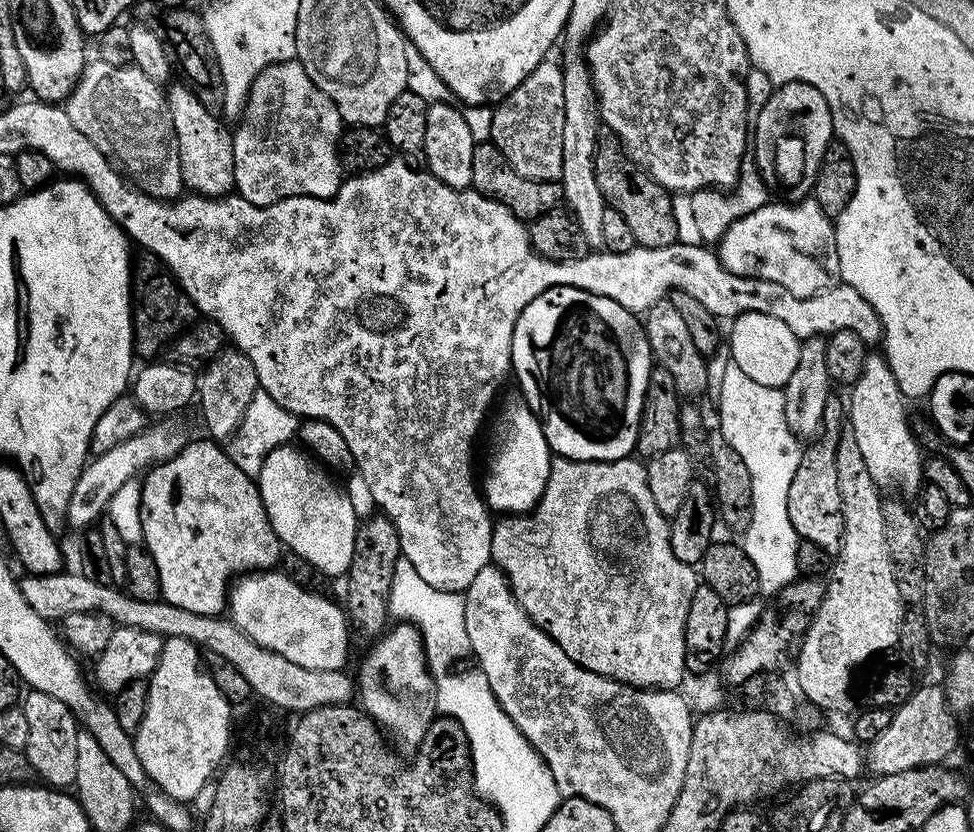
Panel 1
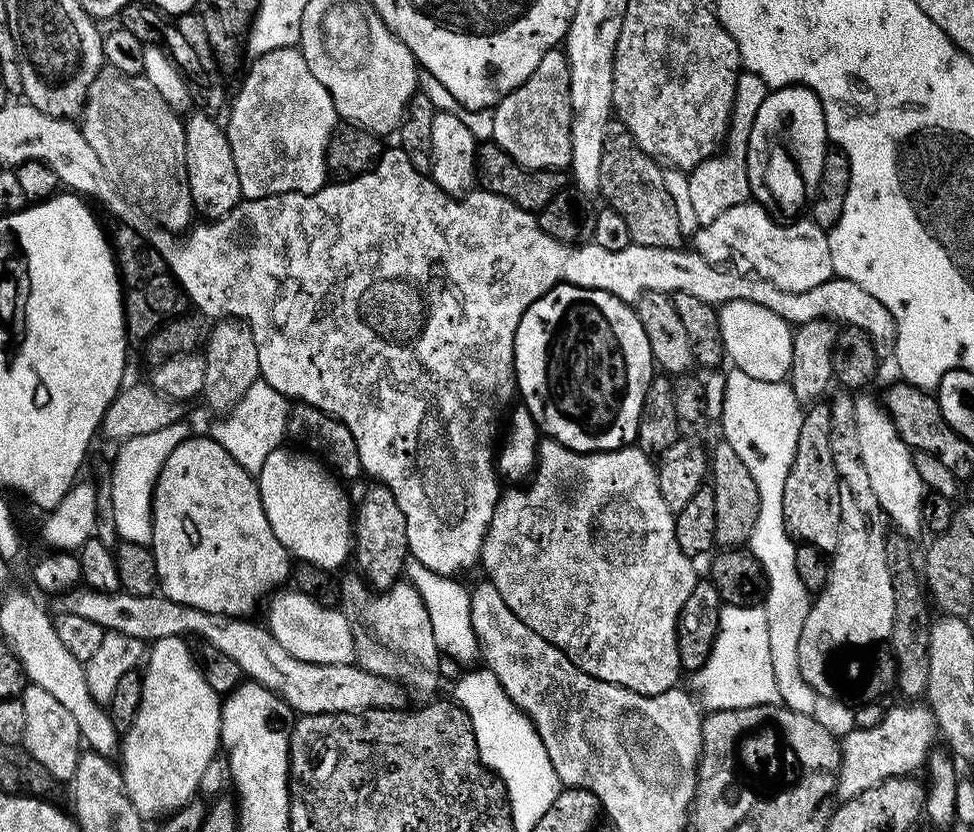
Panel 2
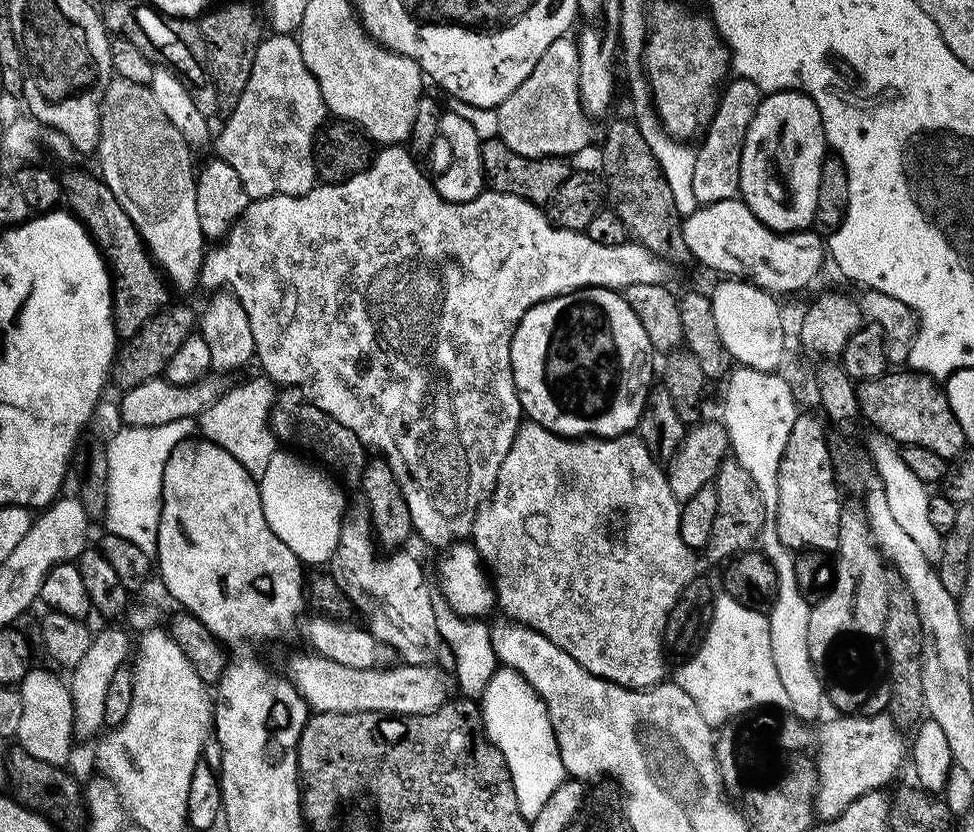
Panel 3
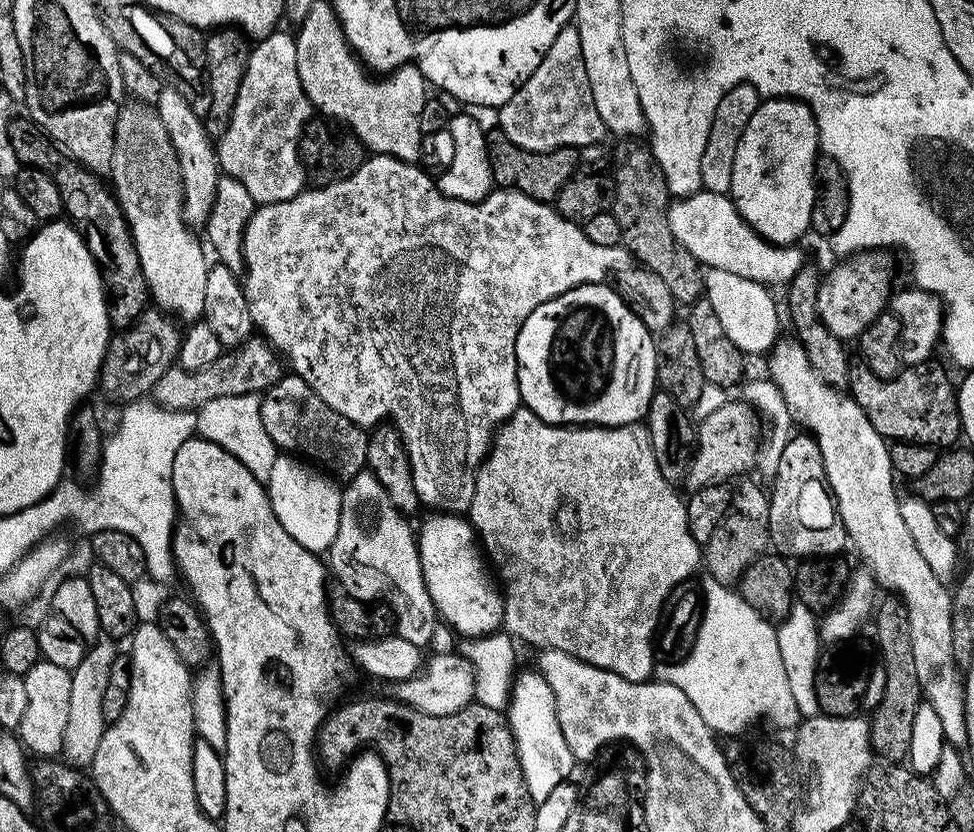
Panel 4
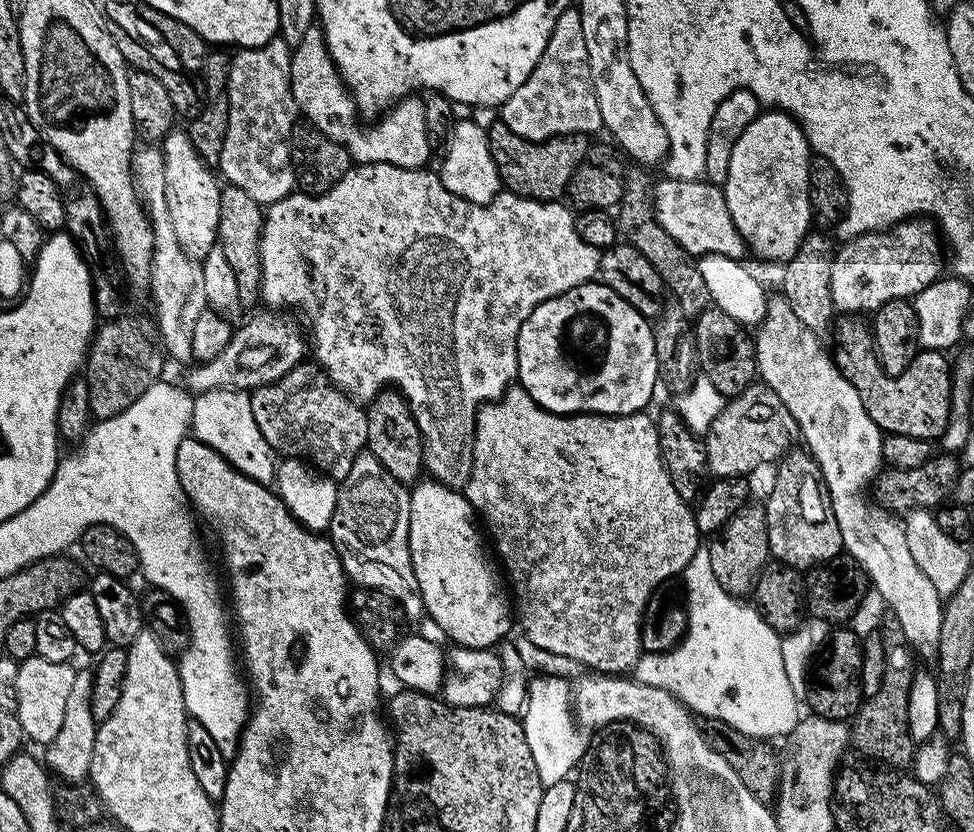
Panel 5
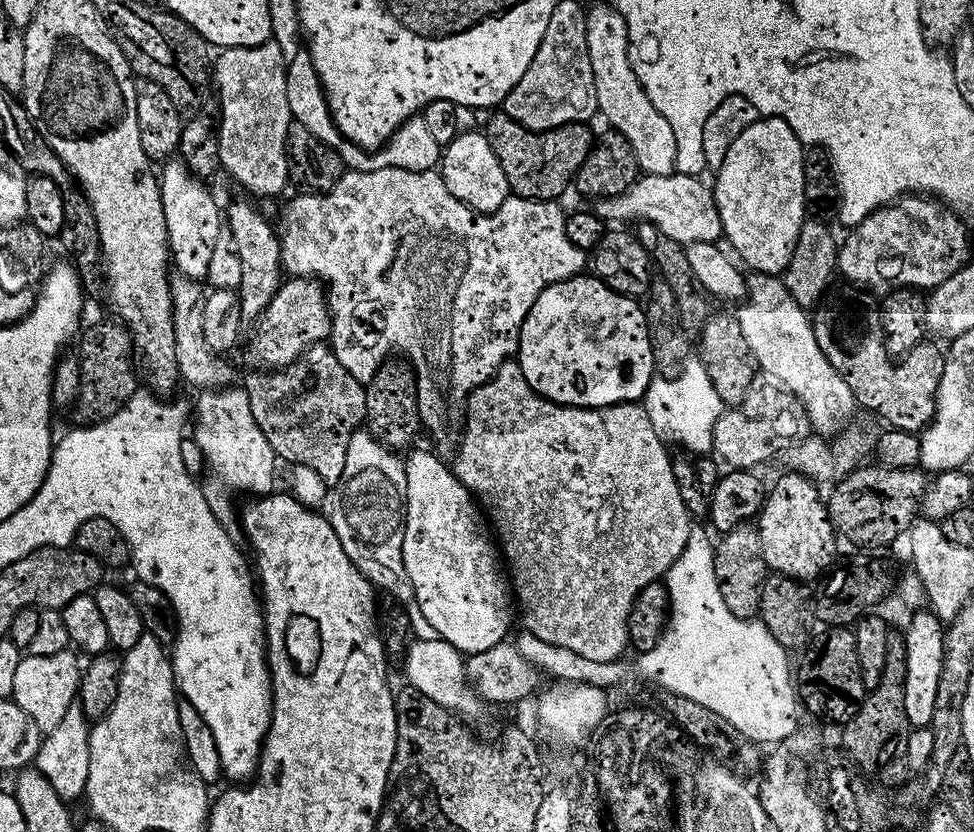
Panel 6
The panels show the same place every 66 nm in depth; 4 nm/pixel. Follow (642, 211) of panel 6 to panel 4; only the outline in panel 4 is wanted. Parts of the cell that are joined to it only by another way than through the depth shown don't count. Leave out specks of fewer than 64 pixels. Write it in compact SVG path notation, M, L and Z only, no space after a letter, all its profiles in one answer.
M701 190L683 198L673 199L668 206L668 217L674 238L678 238L678 242L682 242L682 246L686 246L686 250L690 250L690 254L694 254L694 258L708 268L730 270L730 274L738 274L738 278L750 278L765 286L773 286L772 284L786 286L796 277L798 270L805 267L806 260L804 260L803 254L799 252L799 247L772 244L770 241L761 238L744 221L742 214L738 214L731 195L723 192Z

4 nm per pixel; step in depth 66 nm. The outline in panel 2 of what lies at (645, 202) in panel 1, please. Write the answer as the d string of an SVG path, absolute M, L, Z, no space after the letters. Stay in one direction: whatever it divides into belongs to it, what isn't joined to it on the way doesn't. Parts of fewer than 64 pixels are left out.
M609 120L600 167L599 195L608 199L605 200L607 207L622 214L633 242L655 248L679 248L686 237L682 234L682 226L678 226L678 209L674 206L674 198L670 198L670 190L666 190L664 173L656 157L640 149L622 121Z

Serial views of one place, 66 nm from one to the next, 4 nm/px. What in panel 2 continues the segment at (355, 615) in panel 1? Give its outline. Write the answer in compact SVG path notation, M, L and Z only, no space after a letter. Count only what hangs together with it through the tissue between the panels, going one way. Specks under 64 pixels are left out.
M379 482L369 485L354 516L354 560L356 556L359 575L373 589L383 590L401 579L410 556L406 542L406 514L398 510L398 502L394 502L394 494L390 494L386 485Z

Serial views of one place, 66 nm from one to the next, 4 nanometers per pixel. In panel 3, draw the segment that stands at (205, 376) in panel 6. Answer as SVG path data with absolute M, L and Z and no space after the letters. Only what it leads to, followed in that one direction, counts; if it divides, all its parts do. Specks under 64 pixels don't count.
M113 78L109 82L107 90L104 91L104 102L100 106L100 141L96 147L95 155L97 157L100 156L100 169L98 169L100 179L106 182L106 186L110 186L111 192L114 193L114 198L118 198L118 203L121 204L122 210L126 210L126 214L130 214L130 222L134 222L138 234L144 240L145 248L151 254L152 259L156 261L160 271L164 273L167 283L175 291L176 288L180 292L197 291L200 283L200 268L204 264L206 241L202 234L202 225L198 223L198 198L196 197L197 169L194 167L194 164L192 168L192 155L194 155L194 152L186 140L182 138L182 134L178 134L178 129L174 126L174 122L170 122L170 118L166 118L165 112L160 109L158 102L154 99L154 94L149 85L119 78Z

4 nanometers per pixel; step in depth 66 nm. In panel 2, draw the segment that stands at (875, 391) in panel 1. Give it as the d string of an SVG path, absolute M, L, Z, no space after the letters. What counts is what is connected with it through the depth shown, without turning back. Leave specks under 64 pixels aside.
M860 394L855 397L858 418L858 443L862 445L862 466L870 478L874 495L878 497L885 517L897 524L899 531L909 538L916 538L922 532L922 502L926 489L918 470L914 468L914 452L898 434L896 424L888 415L885 405L879 399Z

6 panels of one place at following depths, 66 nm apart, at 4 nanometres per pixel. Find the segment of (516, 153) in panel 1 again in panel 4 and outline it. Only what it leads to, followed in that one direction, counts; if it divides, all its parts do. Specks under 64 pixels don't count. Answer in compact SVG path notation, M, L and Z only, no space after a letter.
M575 26L560 31L558 38L550 42L550 50L546 50L542 62L538 62L530 78L526 78L524 85L500 107L499 131L503 132L510 142L514 142L514 146L522 146L531 152L549 152L555 148L583 150L606 136L604 123L594 106L590 78L586 78L586 62L582 58L582 38Z

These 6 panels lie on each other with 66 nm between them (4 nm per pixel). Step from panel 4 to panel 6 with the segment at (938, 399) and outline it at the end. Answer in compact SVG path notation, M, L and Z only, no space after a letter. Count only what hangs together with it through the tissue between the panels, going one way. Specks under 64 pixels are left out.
M852 292L838 293L832 301L829 299L827 302L821 303L811 313L810 319L814 330L814 338L826 354L830 366L834 366L834 370L838 370L842 382L846 382L846 386L850 386L857 405L861 409L869 408L870 411L881 416L888 428L897 428L903 432L920 434L935 414L935 396L938 394L938 386L942 377L945 353L939 343L936 343L936 345L925 342L914 346L914 350L910 350L905 356L895 360L888 353L884 341L877 301L871 295Z

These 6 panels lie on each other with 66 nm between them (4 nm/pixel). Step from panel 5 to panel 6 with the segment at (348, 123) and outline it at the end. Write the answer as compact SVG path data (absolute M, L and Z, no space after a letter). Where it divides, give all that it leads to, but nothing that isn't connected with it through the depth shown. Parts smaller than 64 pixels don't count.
M307 50L296 53L294 60L286 64L286 102L290 102L290 114L295 123L306 126L314 138L318 138L326 146L330 146L342 158L345 169L353 172L369 172L383 168L401 168L402 170L418 170L431 172L440 163L442 145L434 142L430 129L426 127L423 115L417 114L407 120L388 140L382 150L369 150L352 144L338 130L332 112L328 108L328 97L320 85L318 74L314 70L314 62Z

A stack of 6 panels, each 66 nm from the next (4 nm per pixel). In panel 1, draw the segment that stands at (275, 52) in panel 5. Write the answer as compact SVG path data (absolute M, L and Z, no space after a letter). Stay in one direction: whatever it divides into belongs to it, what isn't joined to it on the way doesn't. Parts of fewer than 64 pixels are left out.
M293 58L271 64L258 74L258 78L254 78L240 122L232 132L235 195L246 198L246 202L259 208L291 196L313 196L323 200L335 196L342 183L338 151L342 121L334 102L313 82L310 74L306 74L299 60Z

